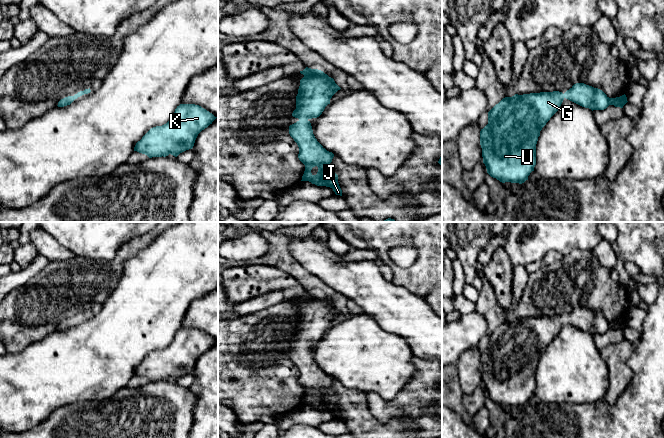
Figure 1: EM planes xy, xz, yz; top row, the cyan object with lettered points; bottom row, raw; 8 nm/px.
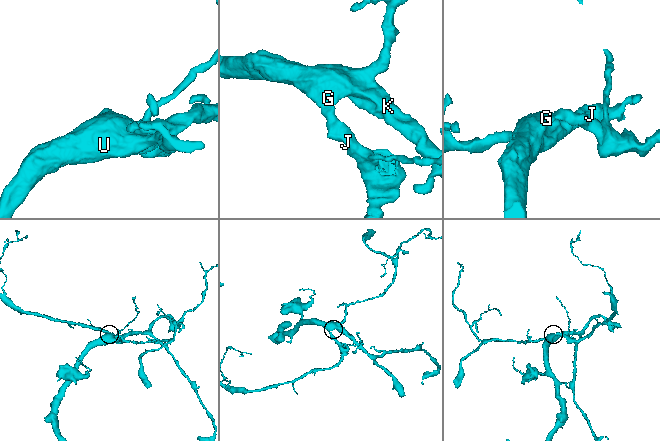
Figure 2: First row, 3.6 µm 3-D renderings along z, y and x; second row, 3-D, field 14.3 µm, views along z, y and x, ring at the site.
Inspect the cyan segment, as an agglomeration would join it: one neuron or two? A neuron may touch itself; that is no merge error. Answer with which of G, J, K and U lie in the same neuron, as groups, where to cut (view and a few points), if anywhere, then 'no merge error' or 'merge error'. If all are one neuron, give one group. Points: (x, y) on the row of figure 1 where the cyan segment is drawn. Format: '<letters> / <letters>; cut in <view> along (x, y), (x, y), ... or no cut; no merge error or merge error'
G J K U; no cut; no merge error

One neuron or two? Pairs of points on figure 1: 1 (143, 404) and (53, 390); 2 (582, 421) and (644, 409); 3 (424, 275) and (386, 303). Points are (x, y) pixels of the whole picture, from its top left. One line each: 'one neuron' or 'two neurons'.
1: two neurons
2: one neuron
3: two neurons

